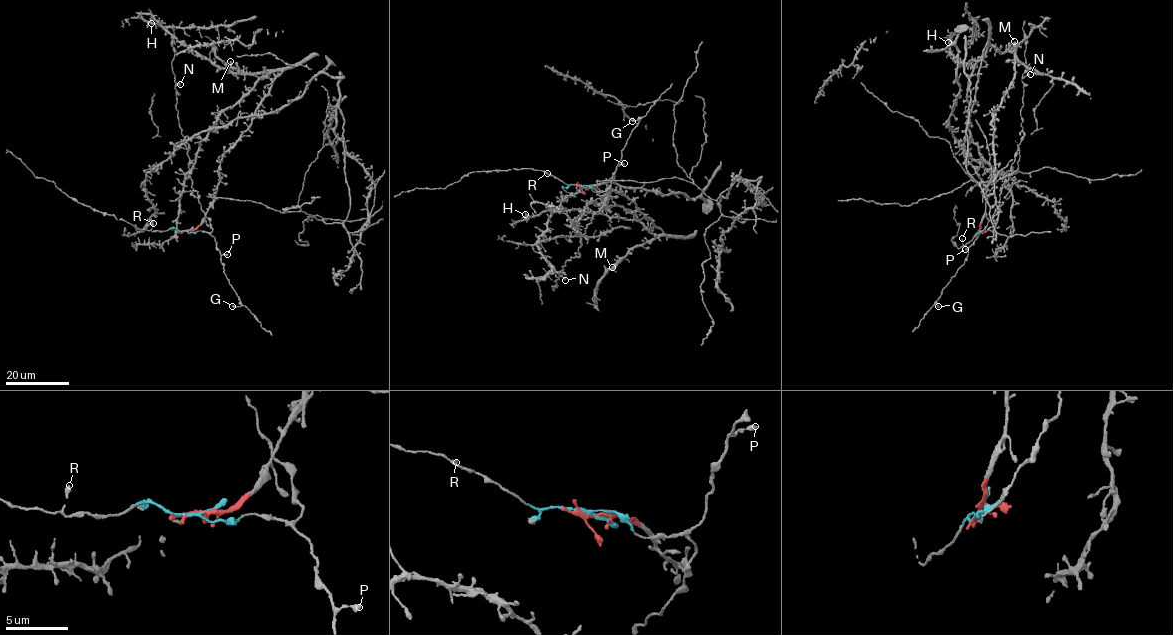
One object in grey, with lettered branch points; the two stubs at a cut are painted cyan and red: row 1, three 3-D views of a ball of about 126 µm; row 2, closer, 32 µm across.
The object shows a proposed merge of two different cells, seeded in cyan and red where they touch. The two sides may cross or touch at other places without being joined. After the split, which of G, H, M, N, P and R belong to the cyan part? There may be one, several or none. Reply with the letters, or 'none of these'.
G, N, P, R

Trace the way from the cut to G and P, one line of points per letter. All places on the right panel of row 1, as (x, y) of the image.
G: (978, 232), (986, 226), (968, 247), (966, 260), (943, 289), (937, 300), (938, 306)
P: (978, 232), (986, 226), (965, 249)

